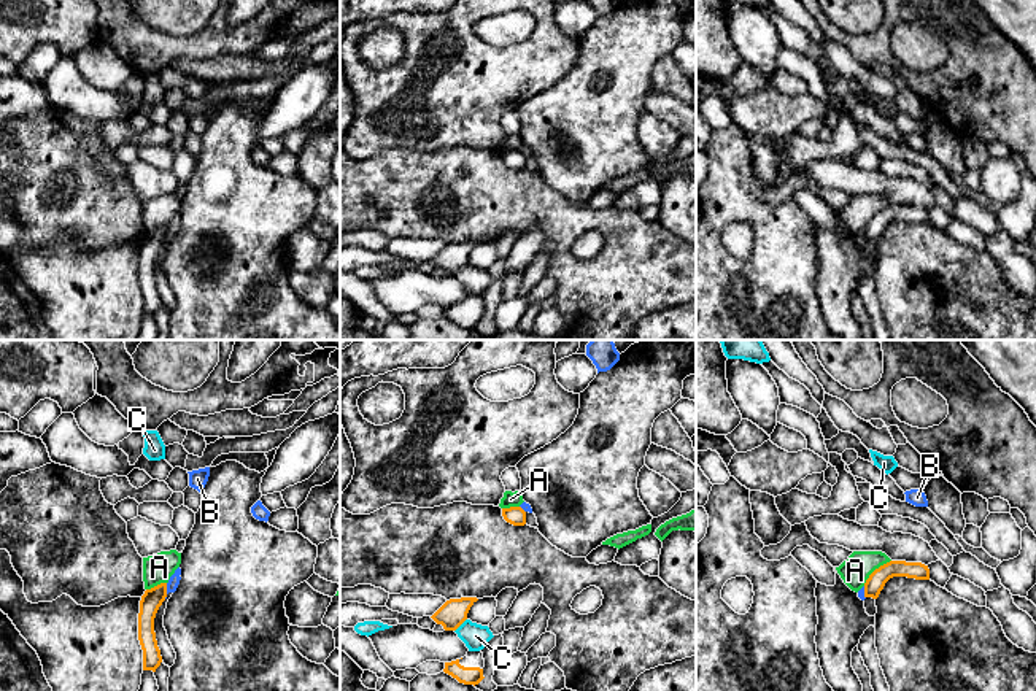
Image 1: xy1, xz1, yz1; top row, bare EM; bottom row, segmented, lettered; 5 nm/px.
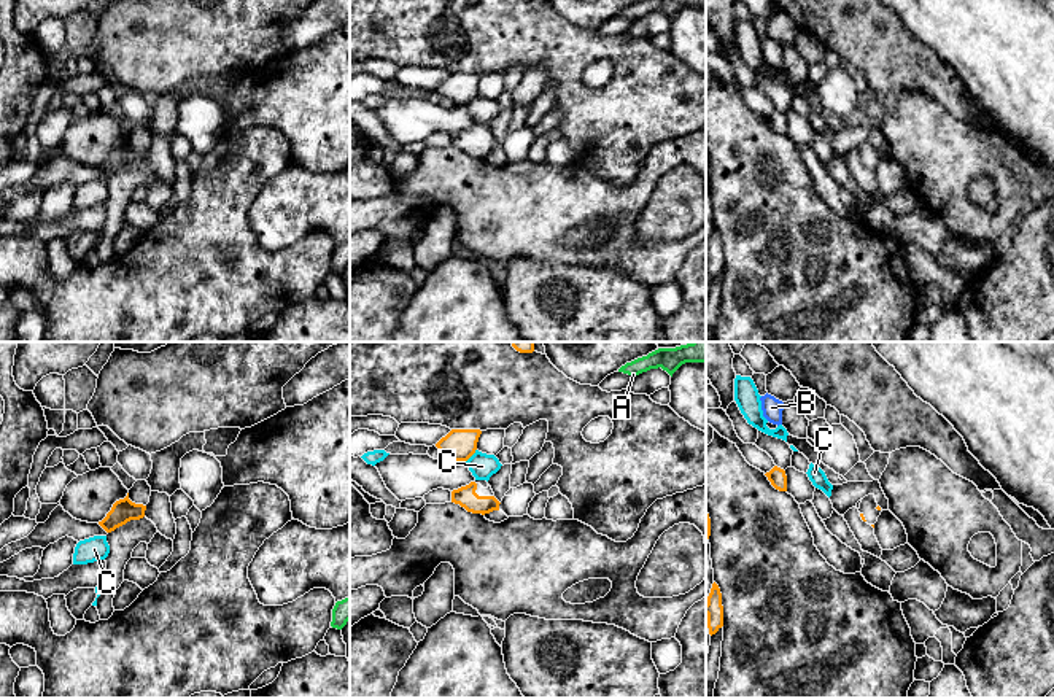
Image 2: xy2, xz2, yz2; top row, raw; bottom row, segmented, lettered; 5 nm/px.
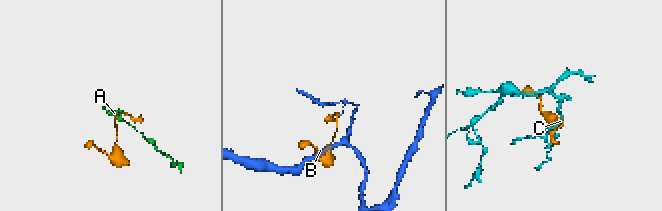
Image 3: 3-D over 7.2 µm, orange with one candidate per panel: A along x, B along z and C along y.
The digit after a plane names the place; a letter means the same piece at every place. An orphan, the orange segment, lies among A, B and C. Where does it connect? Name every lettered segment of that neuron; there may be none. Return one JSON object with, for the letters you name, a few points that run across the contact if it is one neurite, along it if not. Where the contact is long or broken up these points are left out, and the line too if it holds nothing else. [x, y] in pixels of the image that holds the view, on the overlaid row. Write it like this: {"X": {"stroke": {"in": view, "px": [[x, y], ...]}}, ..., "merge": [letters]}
{"merge": []}

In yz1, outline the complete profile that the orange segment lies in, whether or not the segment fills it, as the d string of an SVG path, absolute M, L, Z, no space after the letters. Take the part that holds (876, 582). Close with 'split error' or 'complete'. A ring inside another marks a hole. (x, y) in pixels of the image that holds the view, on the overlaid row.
M890 561L876 569L864 583L864 597L877 599L893 577L930 580L930 569L922 562Z; complete

